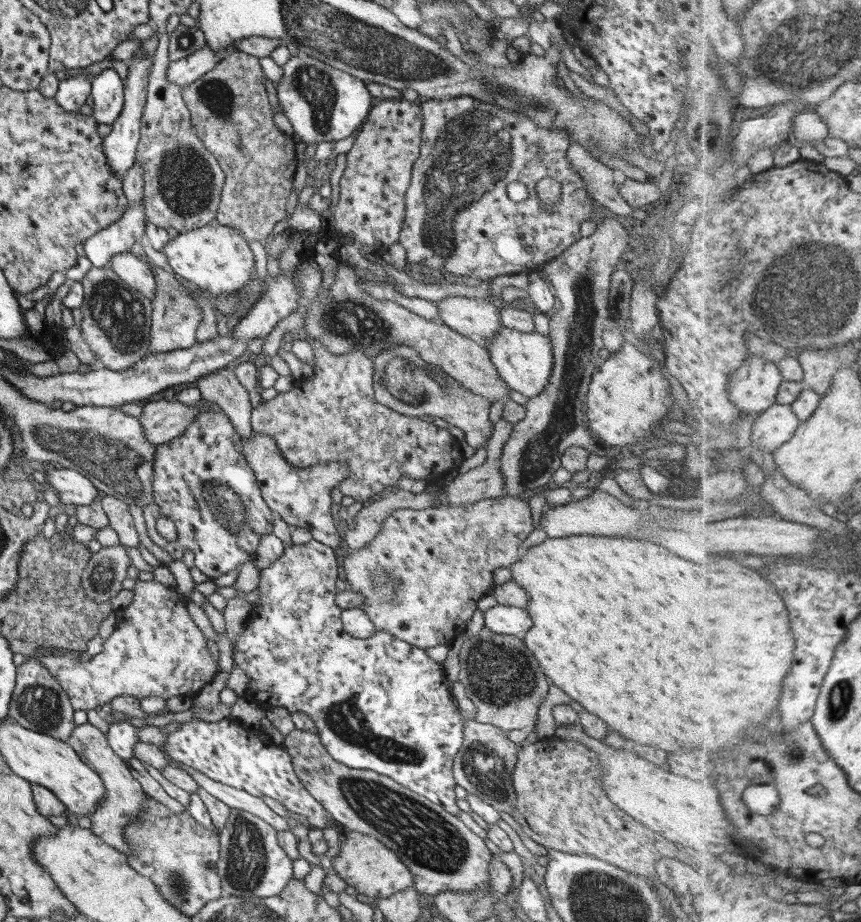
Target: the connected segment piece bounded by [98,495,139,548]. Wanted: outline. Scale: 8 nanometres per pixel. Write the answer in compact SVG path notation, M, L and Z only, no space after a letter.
M100 495L98 499L103 512L108 518L108 525L117 533L118 542L124 547L137 548L139 538L135 527L133 527L133 518L129 514L129 509L127 509L128 503L124 503L109 495Z

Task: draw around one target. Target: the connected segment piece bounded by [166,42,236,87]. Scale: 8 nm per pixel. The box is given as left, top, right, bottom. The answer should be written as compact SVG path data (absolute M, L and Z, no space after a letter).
M232 42L220 52L212 52L208 44L192 52L185 58L169 61L166 68L166 79L179 87L187 86L206 72L209 72L222 58L236 50Z

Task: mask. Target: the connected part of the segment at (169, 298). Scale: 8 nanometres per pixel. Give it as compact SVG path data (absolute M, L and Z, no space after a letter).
M133 242L129 253L141 257L148 267L152 268L155 277L156 291L153 300L150 301L152 310L150 317L150 334L147 355L169 353L172 351L190 348L195 343L195 330L201 320L201 311L192 300L191 292L173 278L173 275L155 266L145 256L140 242Z

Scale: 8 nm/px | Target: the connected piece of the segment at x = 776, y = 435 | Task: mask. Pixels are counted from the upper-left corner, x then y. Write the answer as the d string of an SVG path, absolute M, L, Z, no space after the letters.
M774 404L753 423L751 444L774 455L778 448L795 436L801 423L790 405Z

